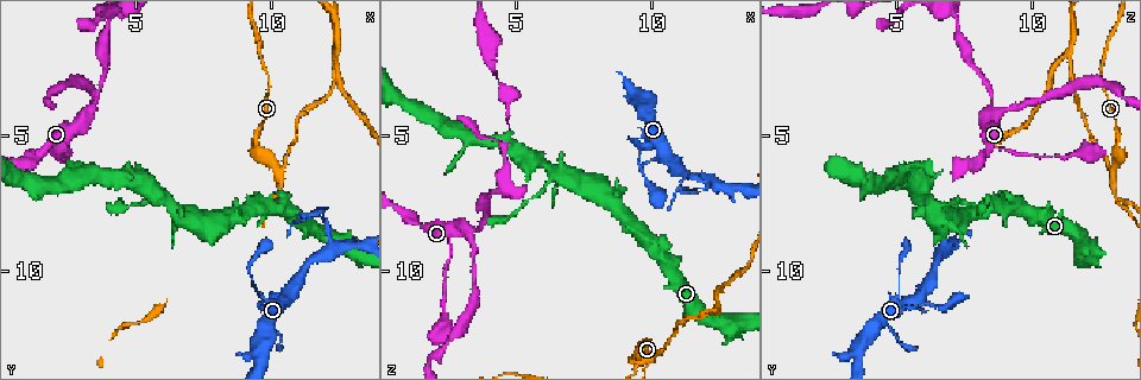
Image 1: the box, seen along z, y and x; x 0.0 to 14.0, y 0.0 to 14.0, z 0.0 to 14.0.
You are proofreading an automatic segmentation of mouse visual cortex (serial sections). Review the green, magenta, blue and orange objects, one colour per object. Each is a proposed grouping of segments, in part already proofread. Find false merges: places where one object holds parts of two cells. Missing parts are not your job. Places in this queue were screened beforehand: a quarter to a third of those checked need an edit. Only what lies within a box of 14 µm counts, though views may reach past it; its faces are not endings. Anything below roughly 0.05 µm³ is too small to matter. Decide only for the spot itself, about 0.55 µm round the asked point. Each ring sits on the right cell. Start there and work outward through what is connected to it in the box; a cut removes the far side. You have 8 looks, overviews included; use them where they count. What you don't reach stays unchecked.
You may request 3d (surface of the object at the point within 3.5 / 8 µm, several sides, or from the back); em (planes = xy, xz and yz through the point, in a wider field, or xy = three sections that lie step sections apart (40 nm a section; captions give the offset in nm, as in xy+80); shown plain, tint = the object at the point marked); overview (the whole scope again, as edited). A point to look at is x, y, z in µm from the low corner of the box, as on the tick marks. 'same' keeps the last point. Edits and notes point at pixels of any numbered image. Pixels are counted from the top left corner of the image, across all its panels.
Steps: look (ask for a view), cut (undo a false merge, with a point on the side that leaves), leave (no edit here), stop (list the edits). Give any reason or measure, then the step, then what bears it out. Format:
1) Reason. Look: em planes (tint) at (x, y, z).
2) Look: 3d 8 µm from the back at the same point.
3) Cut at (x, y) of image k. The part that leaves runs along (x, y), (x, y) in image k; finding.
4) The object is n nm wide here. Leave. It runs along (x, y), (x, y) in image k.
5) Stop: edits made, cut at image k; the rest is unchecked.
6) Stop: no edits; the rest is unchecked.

Two arms at a narrow angle. Look: 3d 3.5 µm at (10.1, 7.3, 13.0).

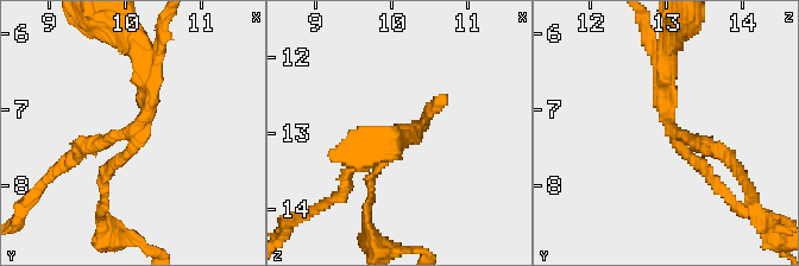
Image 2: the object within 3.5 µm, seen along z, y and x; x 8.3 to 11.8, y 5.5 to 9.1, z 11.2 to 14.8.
3 arms meet here; the arms are 150, 150, 250 nm wide; now the EM. Look: em xy step 5 (tint) at (10.15, 7.25, 13.10).

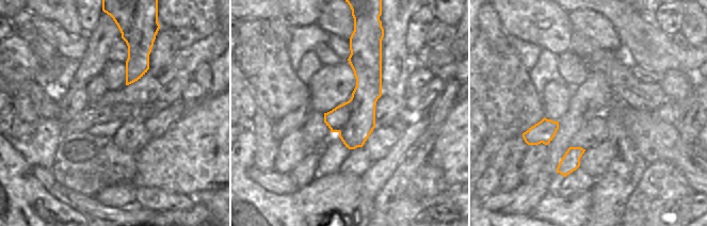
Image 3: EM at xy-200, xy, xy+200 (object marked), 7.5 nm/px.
Cut at (429, 107) of image 2. Two cells meet here.

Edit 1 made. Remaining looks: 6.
Three-way junction. Look: em xy step 1 (tint) at (6.3, 7.6, 6.6).

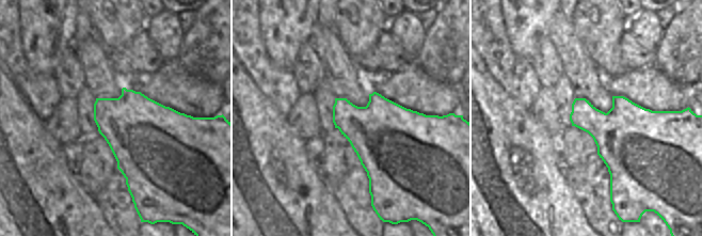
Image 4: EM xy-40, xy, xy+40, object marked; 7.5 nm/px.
See where the arms go. Look: 3d 3.5 µm at the same point.

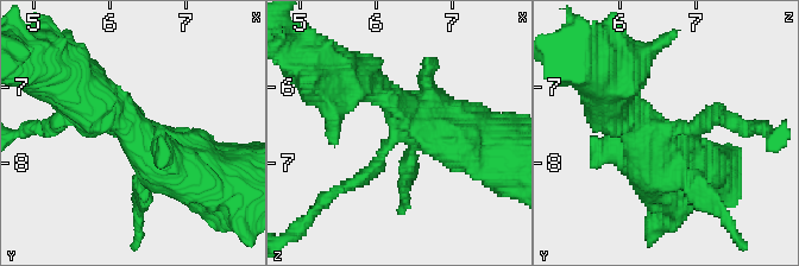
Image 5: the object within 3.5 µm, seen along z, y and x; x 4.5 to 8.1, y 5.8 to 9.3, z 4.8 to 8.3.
Leave. It runs along (214, 177), (170, 170), (93, 100) in image 5; continuous, no second cell.

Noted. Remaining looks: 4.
Branch point. Look: em xy step 2 (tint) at (3.2, 6.3, 5.3).

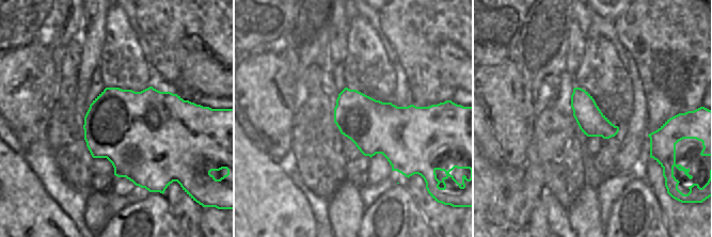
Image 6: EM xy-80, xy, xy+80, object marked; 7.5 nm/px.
See where the arms go. Look: 3d 3.5 µm at the same point.

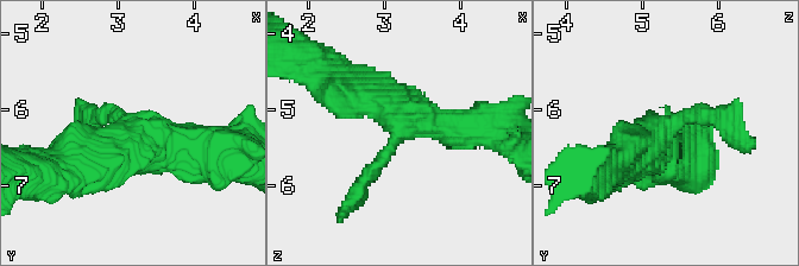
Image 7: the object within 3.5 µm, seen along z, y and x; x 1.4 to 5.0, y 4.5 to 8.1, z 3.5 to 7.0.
The arms are 200, 500, 500 nm wide. Leave. It runs along (490, 126), (409, 118), (344, 84) in image 7; continuous, no second cell.

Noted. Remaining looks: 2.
Stop: edits made, cut at image 2; the rest is unchecked.

